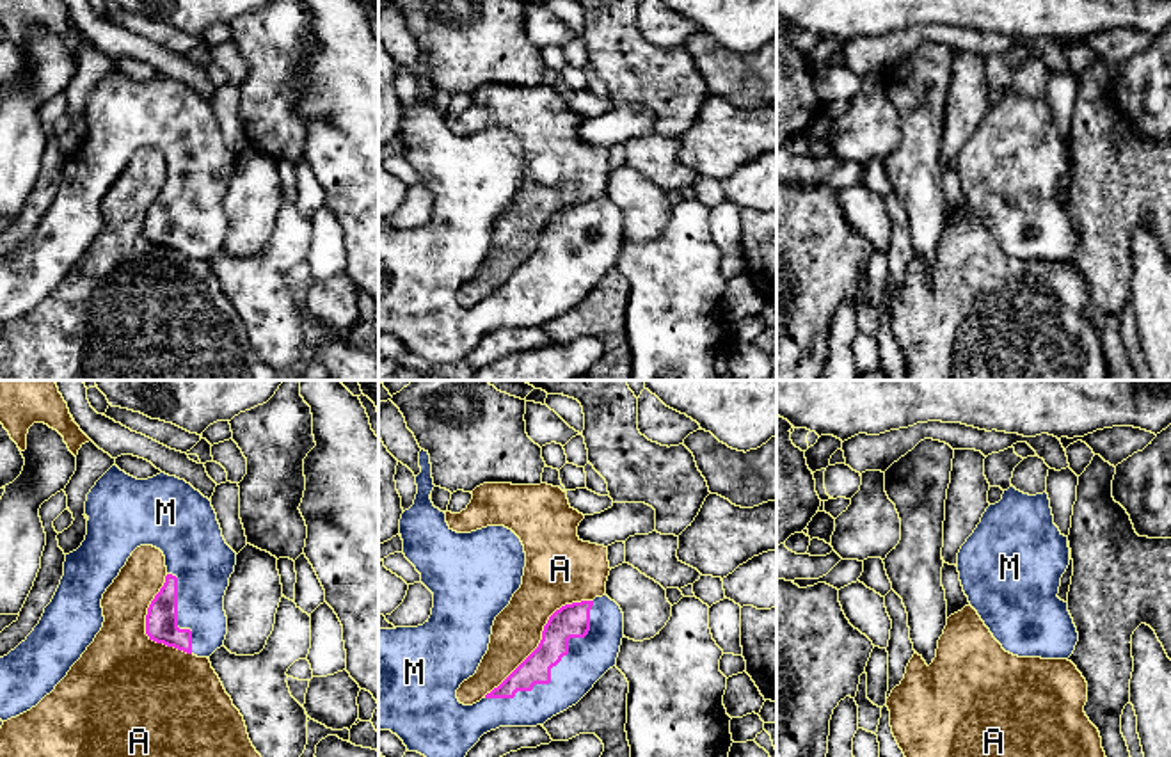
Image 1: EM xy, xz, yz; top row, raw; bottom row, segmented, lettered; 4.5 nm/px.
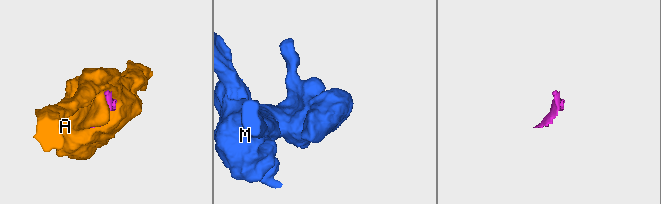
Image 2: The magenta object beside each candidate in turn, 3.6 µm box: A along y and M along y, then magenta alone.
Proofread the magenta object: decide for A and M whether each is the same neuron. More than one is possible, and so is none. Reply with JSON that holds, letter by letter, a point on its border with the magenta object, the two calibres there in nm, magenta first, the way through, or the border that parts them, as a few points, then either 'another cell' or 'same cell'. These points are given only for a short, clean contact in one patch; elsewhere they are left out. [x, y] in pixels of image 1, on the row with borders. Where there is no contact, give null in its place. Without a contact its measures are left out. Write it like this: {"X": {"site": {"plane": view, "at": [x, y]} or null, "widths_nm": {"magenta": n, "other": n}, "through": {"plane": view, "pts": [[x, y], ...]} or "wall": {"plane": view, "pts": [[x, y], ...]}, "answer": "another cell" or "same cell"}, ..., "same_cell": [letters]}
{"A": {"site": {"plane": "xz", "at": [542, 637]}, "widths_nm": {"magenta": 160, "other": 240}, "answer": "another cell"}, "M": {"site": {"plane": "xz", "at": [551, 667]}, "widths_nm": {"magenta": 160, "other": 200}, "answer": "same cell"}, "same_cell": ["M"]}

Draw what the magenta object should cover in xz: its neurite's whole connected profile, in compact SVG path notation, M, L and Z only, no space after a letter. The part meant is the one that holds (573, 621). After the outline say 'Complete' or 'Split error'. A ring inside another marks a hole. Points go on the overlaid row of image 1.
M419 451L419 467L421 473L416 476L418 494L414 505L402 514L400 519L400 535L403 540L403 554L405 558L416 567L421 574L421 583L434 594L434 608L430 618L418 627L396 627L396 629L380 629L378 627L378 730L391 730L396 734L409 752L418 752L425 757L466 757L467 752L480 741L480 737L490 730L499 727L537 727L544 725L553 716L567 711L569 707L576 705L592 688L593 684L617 665L617 657L620 652L622 638L624 638L624 613L620 606L611 601L608 595L595 597L593 601L581 601L565 604L556 610L542 631L542 640L538 647L490 693L487 693L480 702L473 705L464 705L457 698L457 689L464 681L473 677L489 650L492 626L496 617L510 604L514 594L522 585L524 567L526 567L526 553L521 538L505 526L487 526L471 533L457 533L446 522L446 514L434 506L430 494L434 490L434 478L432 478L432 464L428 451Z. Split error

